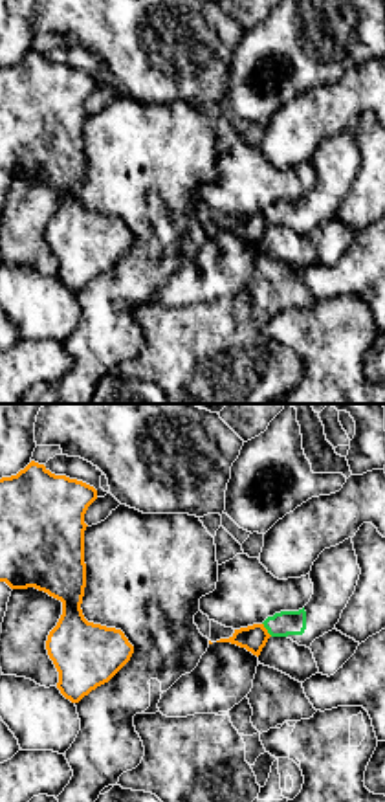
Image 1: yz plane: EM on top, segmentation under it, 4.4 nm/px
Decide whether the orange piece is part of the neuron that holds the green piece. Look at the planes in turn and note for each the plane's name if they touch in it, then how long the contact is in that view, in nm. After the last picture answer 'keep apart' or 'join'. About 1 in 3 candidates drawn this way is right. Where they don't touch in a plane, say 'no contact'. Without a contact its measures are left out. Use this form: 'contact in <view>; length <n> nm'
contact in yz; length 80 nm

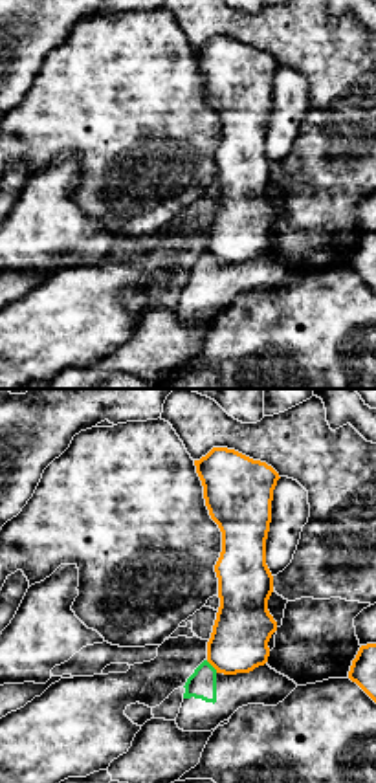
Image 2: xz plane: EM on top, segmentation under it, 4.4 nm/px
contact in xz; length 80 nm

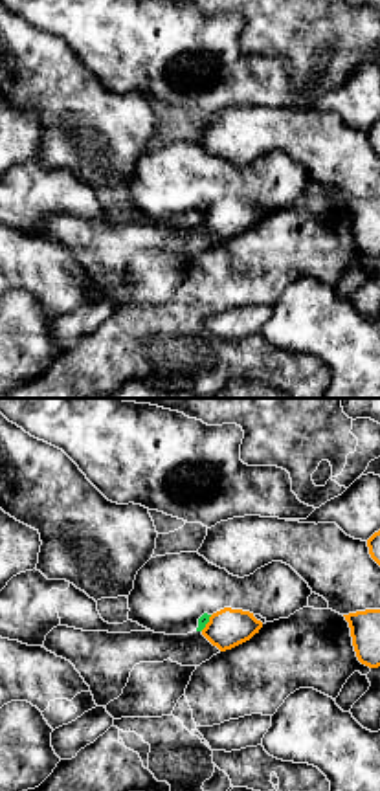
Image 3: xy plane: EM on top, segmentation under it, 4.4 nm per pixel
contact in xy; length 90 nm

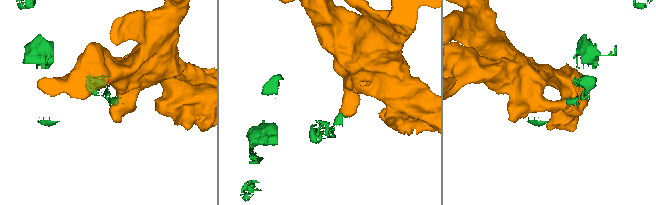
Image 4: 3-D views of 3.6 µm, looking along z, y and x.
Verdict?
keep apart

